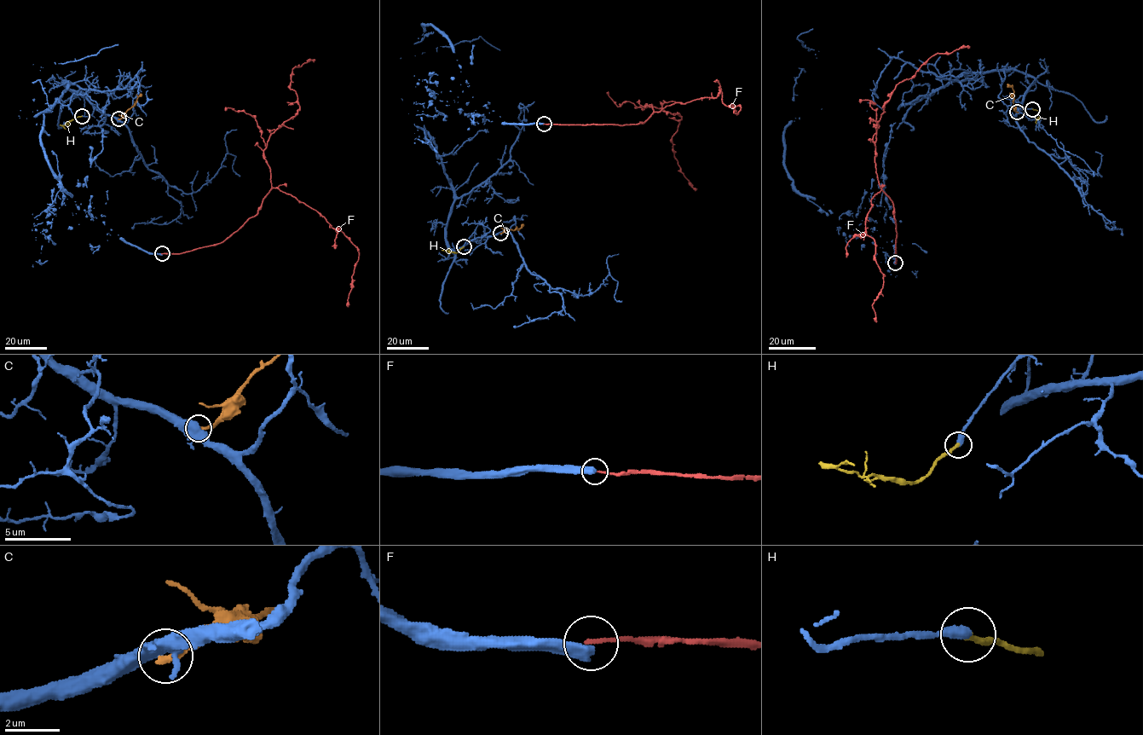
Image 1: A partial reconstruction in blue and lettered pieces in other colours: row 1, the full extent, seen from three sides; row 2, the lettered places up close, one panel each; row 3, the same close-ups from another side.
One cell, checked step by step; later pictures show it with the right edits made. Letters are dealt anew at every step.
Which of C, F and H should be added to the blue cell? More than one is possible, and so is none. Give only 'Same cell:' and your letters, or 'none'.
Same cell: H

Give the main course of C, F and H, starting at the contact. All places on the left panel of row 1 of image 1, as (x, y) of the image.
C: (118, 118), (141, 95)
F: (162, 254), (223, 241), (256, 214), (271, 186), (267, 141), (299, 108), (290, 89), (291, 70), (314, 60)
H: (81, 116), (63, 125), (65, 129)

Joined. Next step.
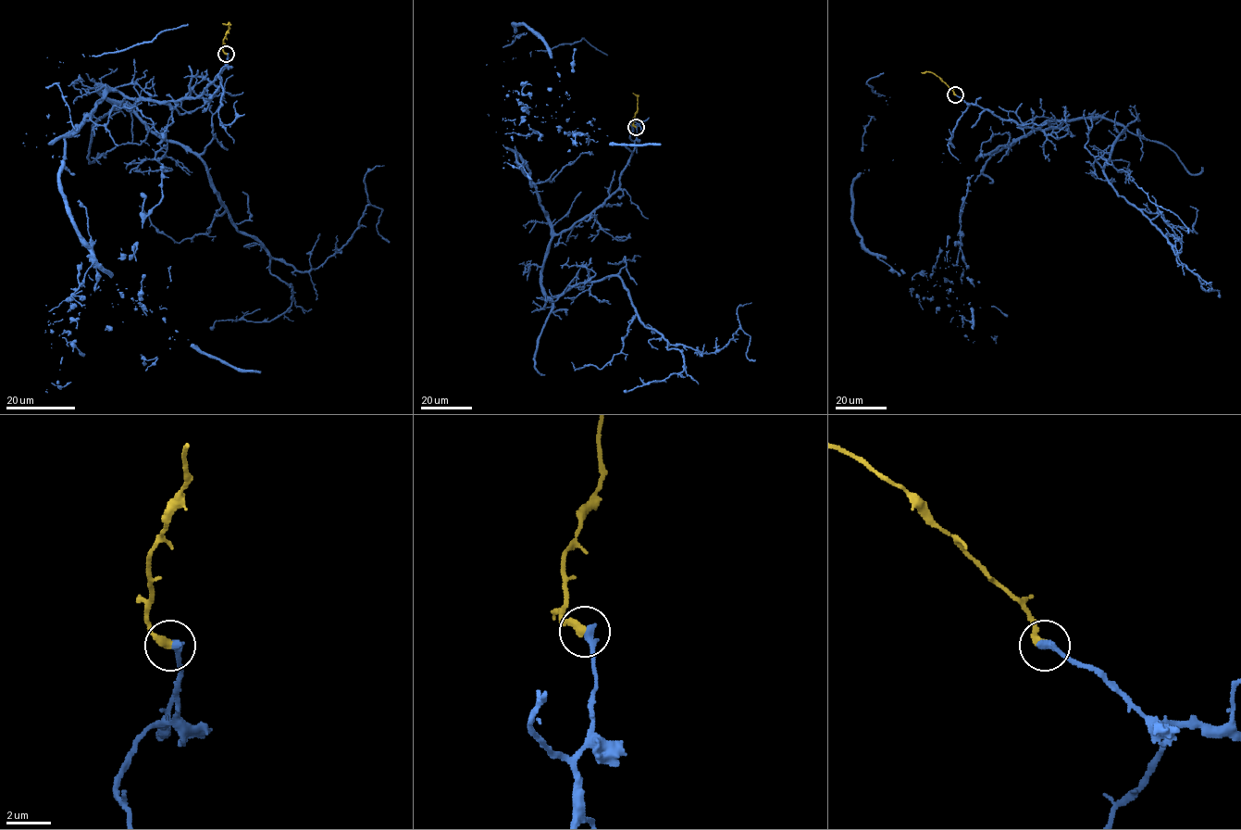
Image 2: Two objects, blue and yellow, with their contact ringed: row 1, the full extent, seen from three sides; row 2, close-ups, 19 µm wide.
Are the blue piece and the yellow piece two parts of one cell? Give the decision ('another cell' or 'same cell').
same cell

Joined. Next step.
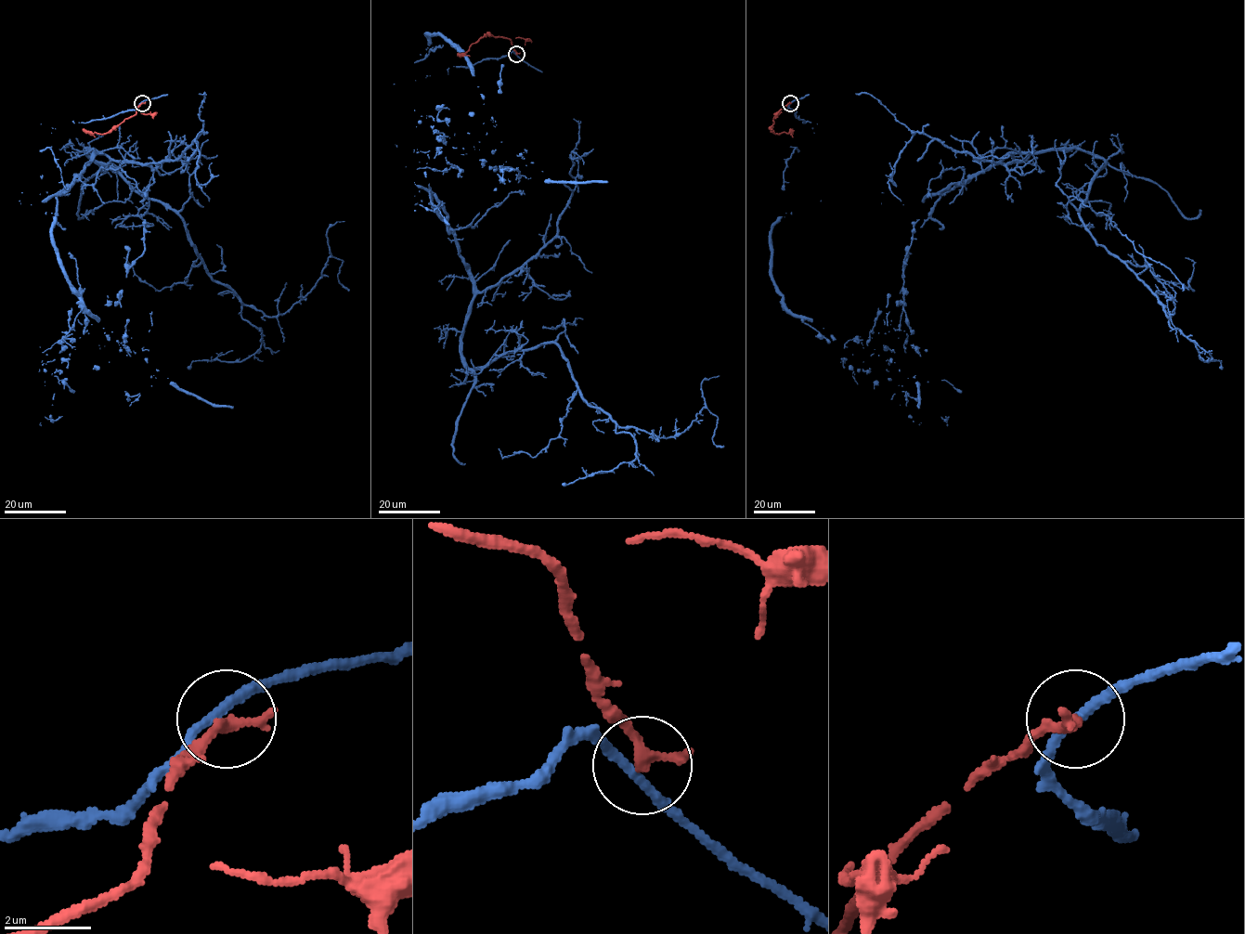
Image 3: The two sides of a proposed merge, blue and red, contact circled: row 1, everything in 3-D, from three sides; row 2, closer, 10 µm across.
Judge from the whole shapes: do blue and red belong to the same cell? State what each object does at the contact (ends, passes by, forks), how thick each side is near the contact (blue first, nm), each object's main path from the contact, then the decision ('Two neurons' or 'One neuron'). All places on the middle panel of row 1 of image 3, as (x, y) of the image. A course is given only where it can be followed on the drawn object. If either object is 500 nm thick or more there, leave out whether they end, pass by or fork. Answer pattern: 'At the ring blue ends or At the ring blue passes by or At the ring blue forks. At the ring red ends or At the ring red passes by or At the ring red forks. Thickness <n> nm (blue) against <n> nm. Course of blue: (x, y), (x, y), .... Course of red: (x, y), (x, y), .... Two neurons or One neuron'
At the ring blue passes by. At the ring red ends. Thickness 200 nm (blue) against 320 nm. Course of blue: (516, 54), (426, 34), (491, 117), (429, 184), (466, 365), (554, 343), (723, 446). Course of red: (516, 54), (509, 38), (485, 35), (457, 56). Two neurons

